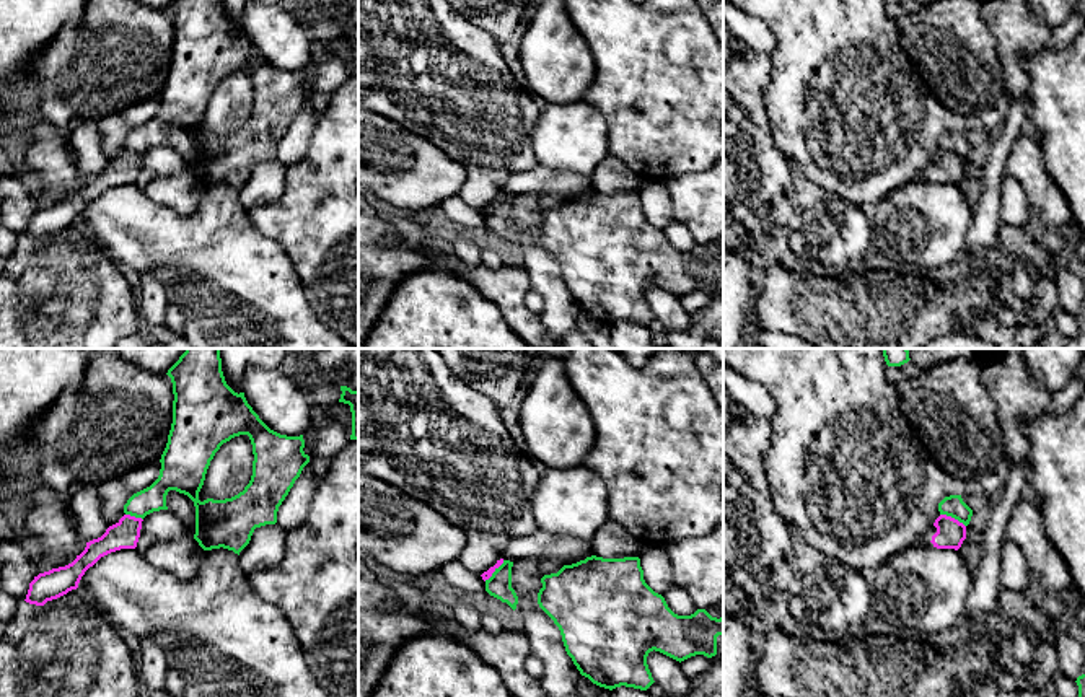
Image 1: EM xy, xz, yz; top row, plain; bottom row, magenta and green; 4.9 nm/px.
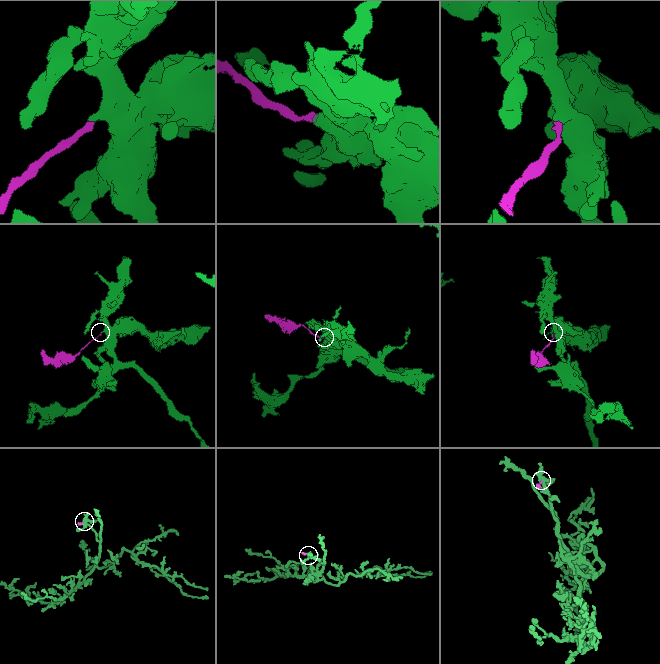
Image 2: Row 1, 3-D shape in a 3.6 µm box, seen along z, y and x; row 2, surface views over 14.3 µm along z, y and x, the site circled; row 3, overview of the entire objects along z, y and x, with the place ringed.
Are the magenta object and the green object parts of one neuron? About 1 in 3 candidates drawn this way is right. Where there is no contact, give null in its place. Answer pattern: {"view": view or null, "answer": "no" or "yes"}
{"view": "yz", "answer": "no"}

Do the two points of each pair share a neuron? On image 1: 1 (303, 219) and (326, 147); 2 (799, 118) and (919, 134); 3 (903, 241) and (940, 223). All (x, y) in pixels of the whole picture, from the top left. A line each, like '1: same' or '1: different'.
1: same
2: same
3: same

